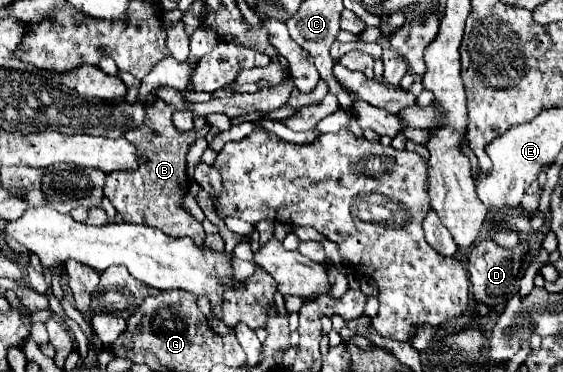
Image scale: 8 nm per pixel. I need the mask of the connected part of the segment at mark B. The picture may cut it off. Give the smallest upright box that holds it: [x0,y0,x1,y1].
[103,99,205,243]

